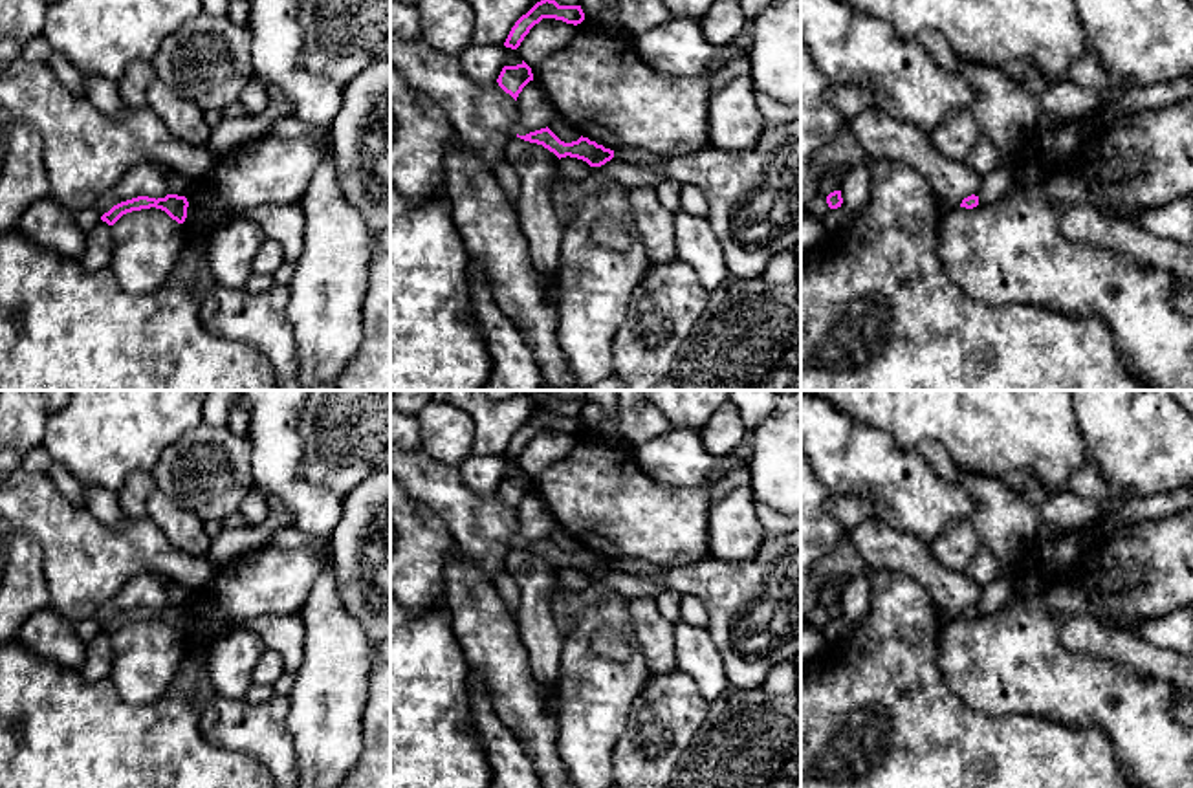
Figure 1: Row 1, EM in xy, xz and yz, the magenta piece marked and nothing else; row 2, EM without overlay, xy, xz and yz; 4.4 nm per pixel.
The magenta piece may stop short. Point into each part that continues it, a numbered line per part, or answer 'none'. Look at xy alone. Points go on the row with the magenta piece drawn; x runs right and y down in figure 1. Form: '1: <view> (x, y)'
none

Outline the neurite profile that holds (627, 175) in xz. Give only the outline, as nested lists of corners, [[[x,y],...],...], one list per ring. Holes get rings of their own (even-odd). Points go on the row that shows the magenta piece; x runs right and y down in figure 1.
[[[612,158],[601,167],[590,167],[592,174],[607,176],[610,180],[619,181],[627,189],[632,187],[652,187],[656,189],[665,176],[658,170],[643,169],[638,165],[625,163],[621,159]]]

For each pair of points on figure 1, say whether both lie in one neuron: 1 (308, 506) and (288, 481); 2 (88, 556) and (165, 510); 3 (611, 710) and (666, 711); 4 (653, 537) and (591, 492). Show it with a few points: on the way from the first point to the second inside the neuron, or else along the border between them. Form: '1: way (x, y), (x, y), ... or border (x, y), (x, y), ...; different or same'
1: way (305, 501), (290, 486); same
2: border (147, 515), (180, 550); different
3: border (651, 673), (633, 702), (625, 732), (612, 750); different
4: way (638, 523), (605, 501); same

